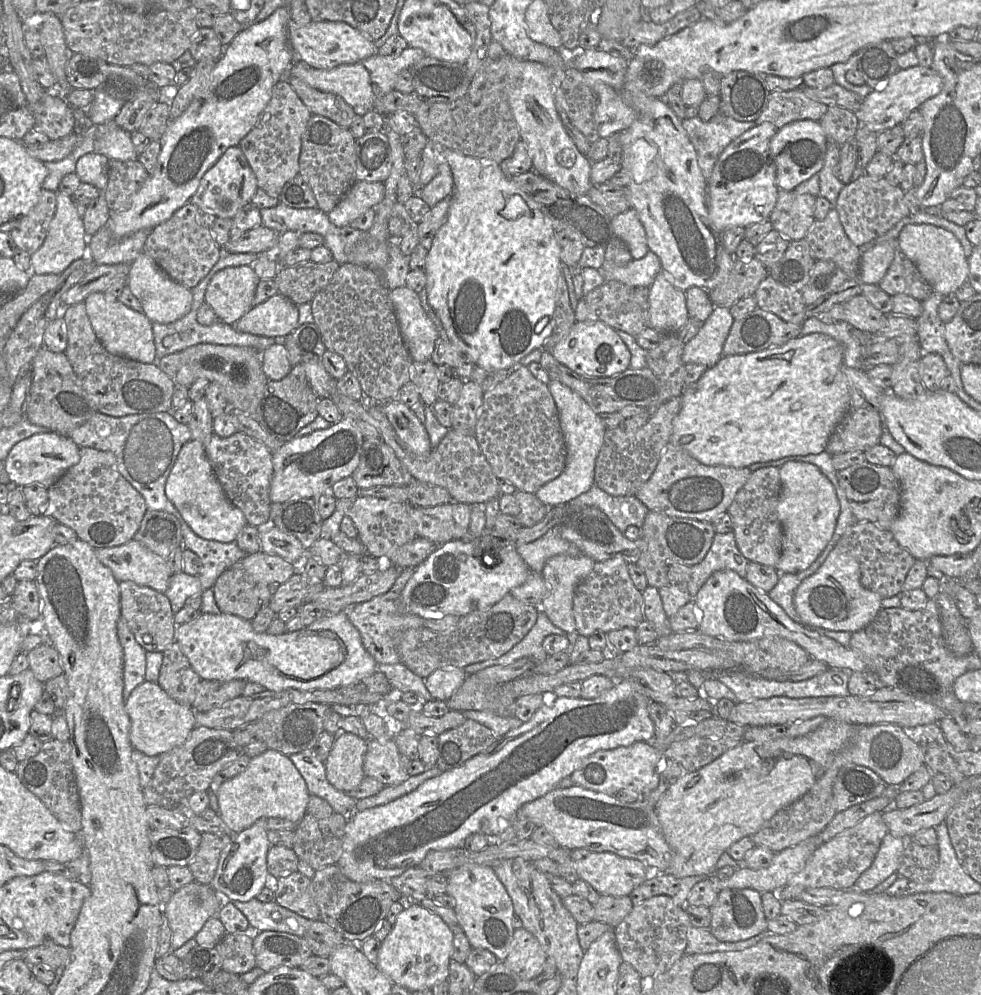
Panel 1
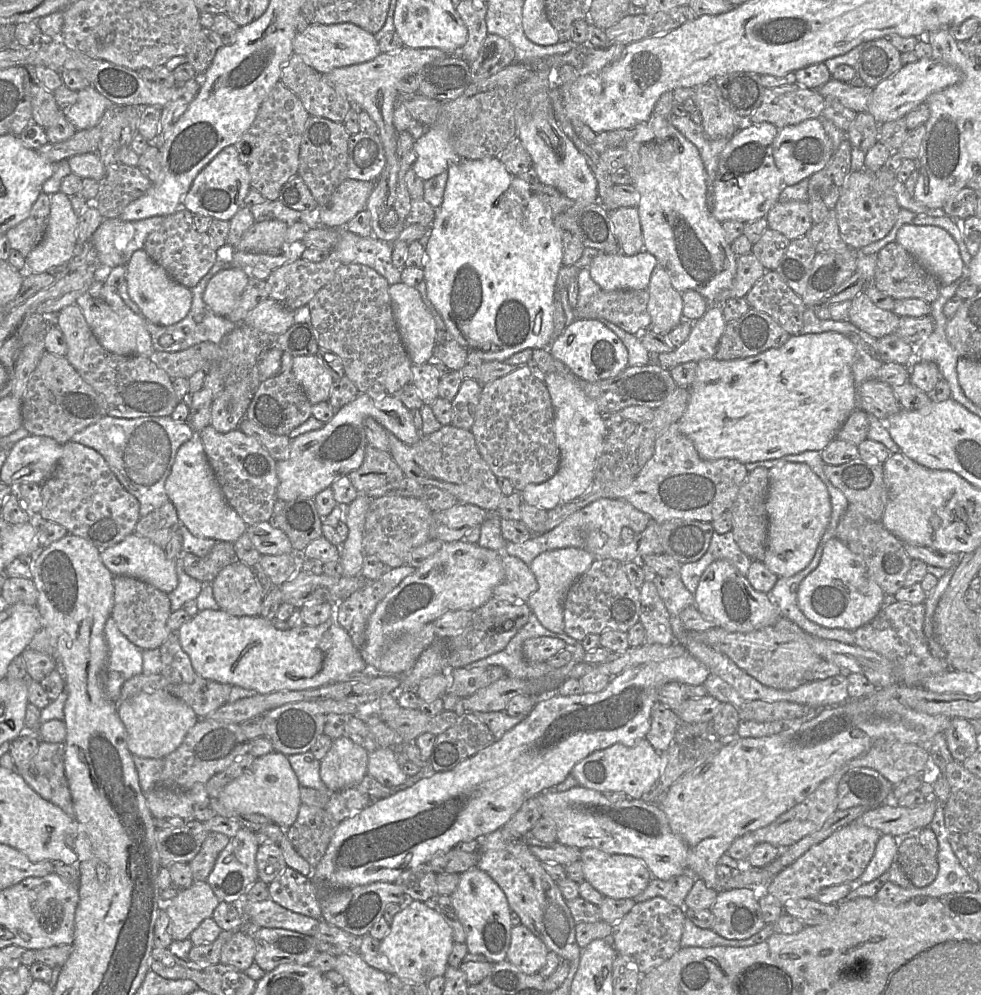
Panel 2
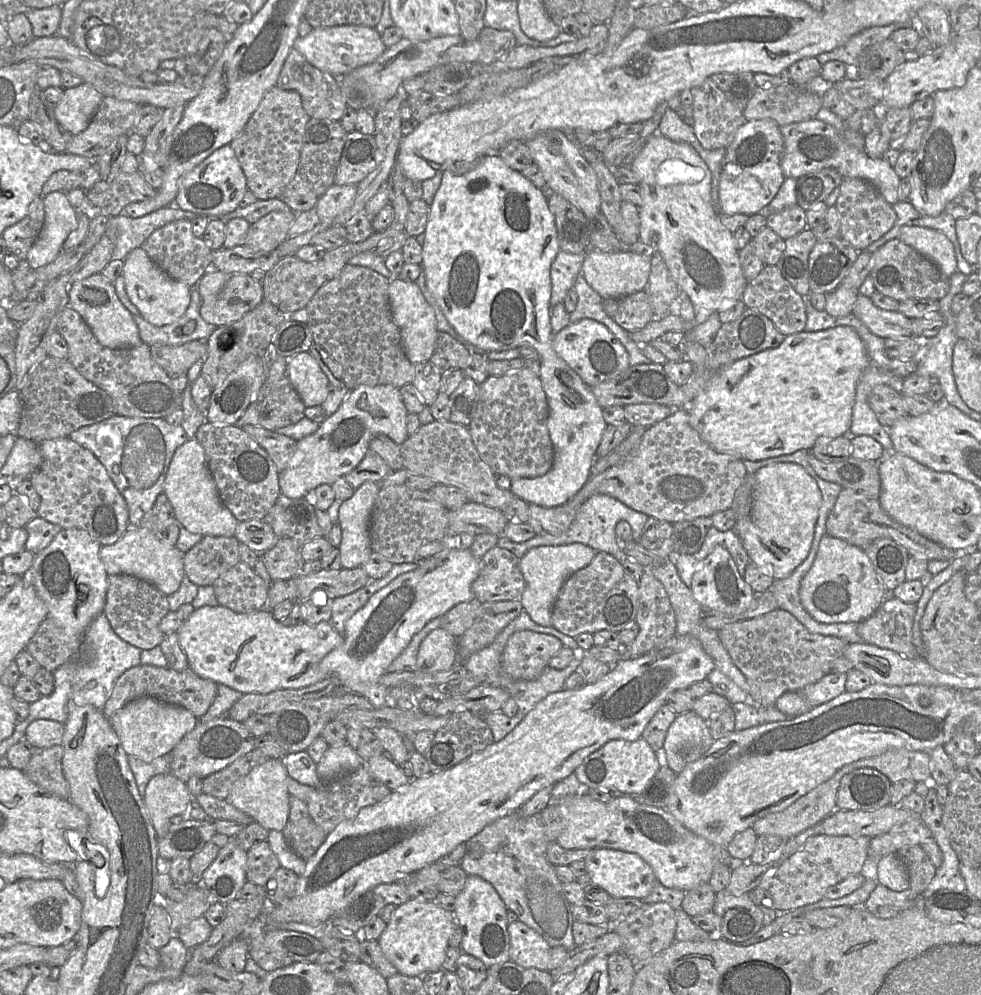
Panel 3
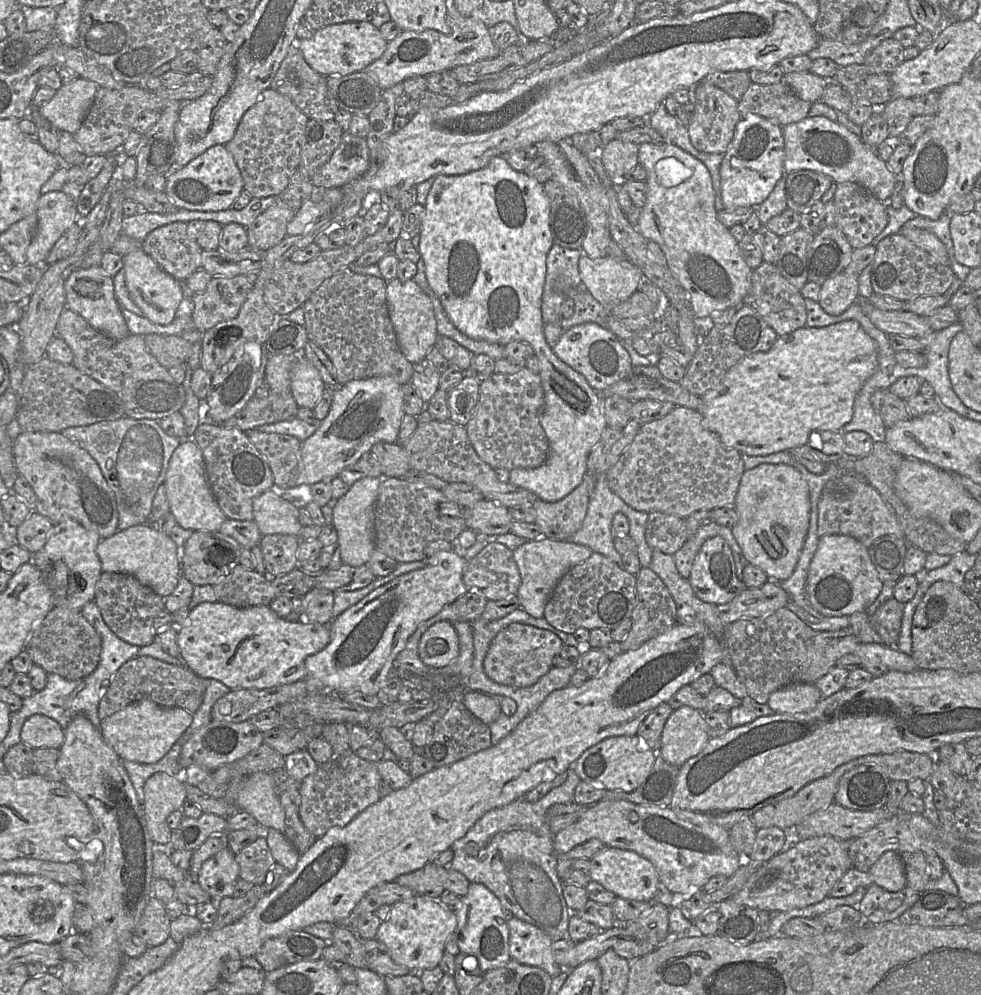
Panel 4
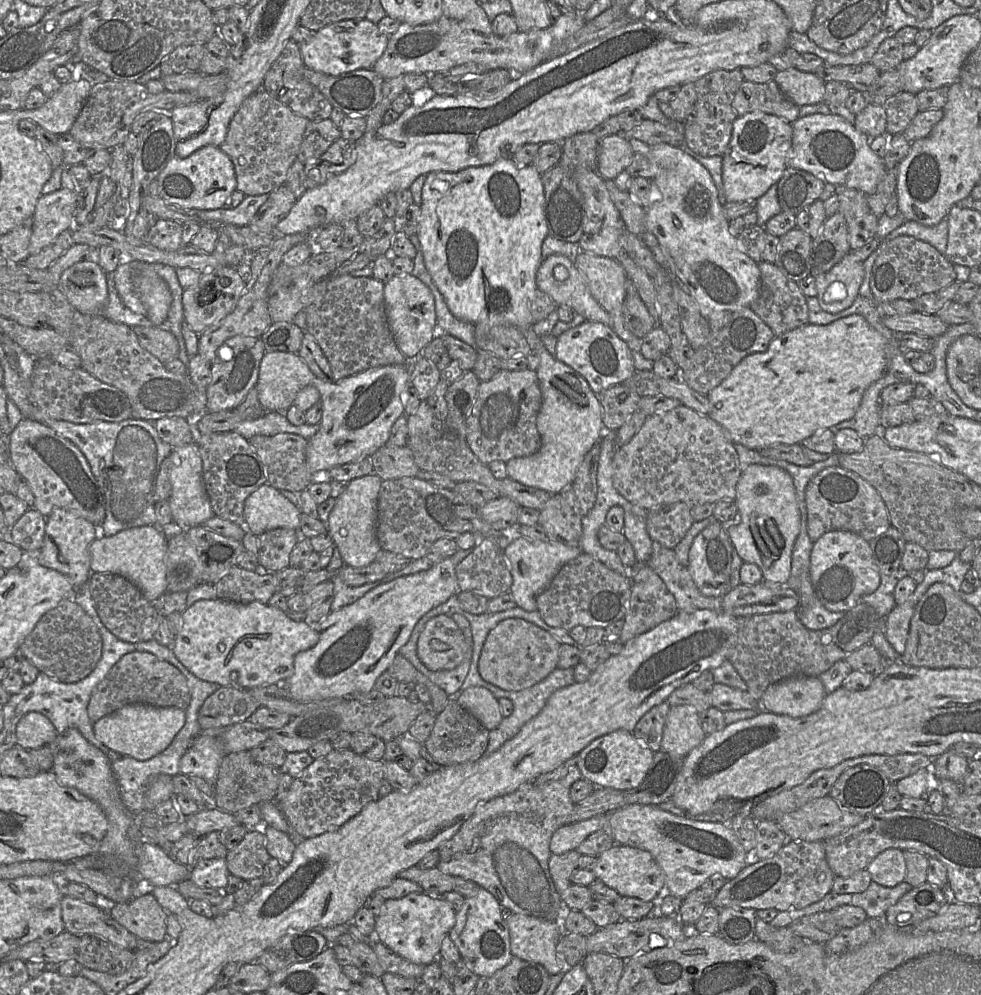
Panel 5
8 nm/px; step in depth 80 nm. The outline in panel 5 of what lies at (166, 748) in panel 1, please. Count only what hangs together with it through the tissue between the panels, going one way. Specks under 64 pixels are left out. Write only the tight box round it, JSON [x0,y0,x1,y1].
[93,704,186,761]

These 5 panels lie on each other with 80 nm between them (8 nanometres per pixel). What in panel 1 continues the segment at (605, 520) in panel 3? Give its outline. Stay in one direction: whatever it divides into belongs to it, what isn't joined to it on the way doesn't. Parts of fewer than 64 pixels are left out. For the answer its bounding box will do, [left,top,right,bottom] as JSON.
[516,485,649,574]

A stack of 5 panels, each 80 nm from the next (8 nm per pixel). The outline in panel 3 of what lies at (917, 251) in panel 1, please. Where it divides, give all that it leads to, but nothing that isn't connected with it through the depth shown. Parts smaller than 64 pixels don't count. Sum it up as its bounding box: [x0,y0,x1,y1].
[898,225,958,278]

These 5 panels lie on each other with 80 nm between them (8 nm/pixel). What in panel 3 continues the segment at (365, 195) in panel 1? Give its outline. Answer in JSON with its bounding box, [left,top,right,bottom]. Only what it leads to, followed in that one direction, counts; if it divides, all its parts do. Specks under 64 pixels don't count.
[316,185,357,226]

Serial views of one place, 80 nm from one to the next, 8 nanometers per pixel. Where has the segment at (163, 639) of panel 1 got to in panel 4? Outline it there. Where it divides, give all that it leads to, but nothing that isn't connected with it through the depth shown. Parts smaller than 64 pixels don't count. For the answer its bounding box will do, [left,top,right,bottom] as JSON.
[94,572,165,647]

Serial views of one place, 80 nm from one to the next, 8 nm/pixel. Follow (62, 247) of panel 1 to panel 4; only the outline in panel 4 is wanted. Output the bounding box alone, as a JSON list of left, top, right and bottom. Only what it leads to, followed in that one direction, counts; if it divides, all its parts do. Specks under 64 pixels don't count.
[27,191,81,265]

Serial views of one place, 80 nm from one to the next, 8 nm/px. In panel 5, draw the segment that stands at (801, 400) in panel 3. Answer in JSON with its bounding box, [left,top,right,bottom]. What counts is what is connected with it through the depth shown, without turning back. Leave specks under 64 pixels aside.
[707,314,887,450]

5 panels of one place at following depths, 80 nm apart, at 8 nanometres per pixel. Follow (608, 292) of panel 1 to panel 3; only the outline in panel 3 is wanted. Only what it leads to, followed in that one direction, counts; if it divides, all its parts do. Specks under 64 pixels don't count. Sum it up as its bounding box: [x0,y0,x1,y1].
[602,291,653,333]

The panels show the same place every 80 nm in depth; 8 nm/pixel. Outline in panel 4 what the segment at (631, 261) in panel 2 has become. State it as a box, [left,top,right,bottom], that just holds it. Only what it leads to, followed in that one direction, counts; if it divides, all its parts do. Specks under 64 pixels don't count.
[579,254,643,312]

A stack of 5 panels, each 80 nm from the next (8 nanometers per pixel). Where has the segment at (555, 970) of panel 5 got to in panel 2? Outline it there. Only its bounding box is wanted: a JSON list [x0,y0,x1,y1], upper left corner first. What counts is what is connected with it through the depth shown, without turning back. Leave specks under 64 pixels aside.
[506,924,548,973]

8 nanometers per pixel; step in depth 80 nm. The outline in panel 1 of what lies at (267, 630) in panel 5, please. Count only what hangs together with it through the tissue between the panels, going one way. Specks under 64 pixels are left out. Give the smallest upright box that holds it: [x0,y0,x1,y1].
[175,611,377,692]

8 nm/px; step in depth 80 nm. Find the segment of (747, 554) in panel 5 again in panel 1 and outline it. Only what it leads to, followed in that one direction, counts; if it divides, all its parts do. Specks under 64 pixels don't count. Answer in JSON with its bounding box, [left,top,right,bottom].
[777,462,840,573]

